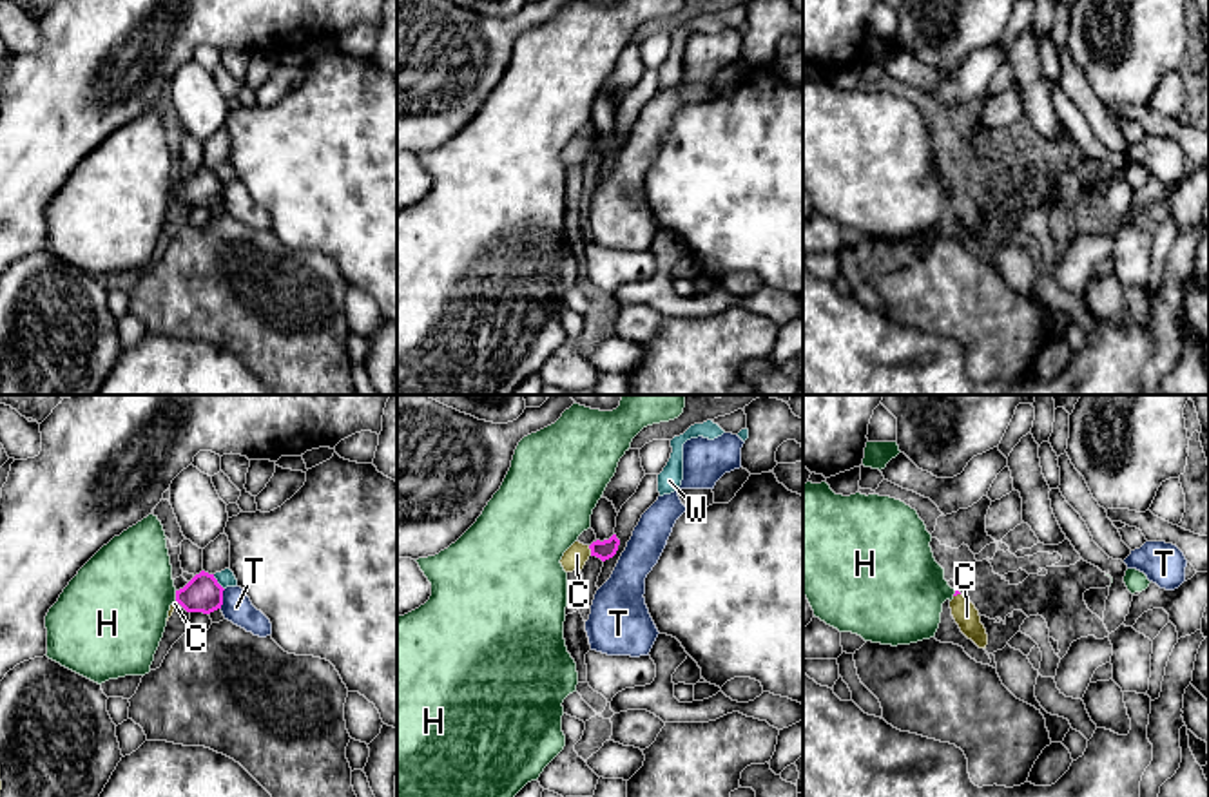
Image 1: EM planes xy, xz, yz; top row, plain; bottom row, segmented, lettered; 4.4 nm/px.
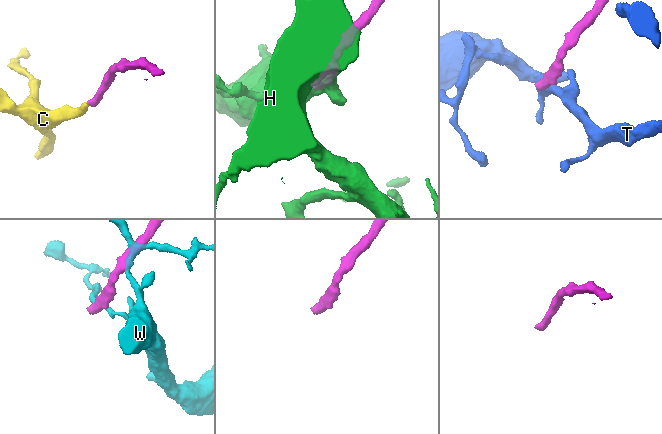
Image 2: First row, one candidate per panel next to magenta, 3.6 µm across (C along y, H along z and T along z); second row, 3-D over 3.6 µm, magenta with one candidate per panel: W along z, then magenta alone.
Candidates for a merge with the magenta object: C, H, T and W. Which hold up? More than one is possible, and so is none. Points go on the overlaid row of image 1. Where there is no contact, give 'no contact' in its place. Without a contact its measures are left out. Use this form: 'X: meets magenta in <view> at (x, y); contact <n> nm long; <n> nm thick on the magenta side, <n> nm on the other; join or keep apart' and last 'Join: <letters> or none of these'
C: meets magenta in xz at (591, 551); contact 50 nm long; 90 nm thick on the magenta side, 100 nm on the other; join
H: meets magenta in xy at (176, 596); contact 50 nm long; 160 nm thick on the magenta side, 440 nm on the other; keep apart
T: meets magenta in xy at (222, 598); contact 90 nm long; 160 nm thick on the magenta side, 130 nm on the other; keep apart
W: meets magenta in xy at (216, 582); contact 90 nm long; 160 nm thick on the magenta side, 80 nm on the other; keep apart
Join: C

